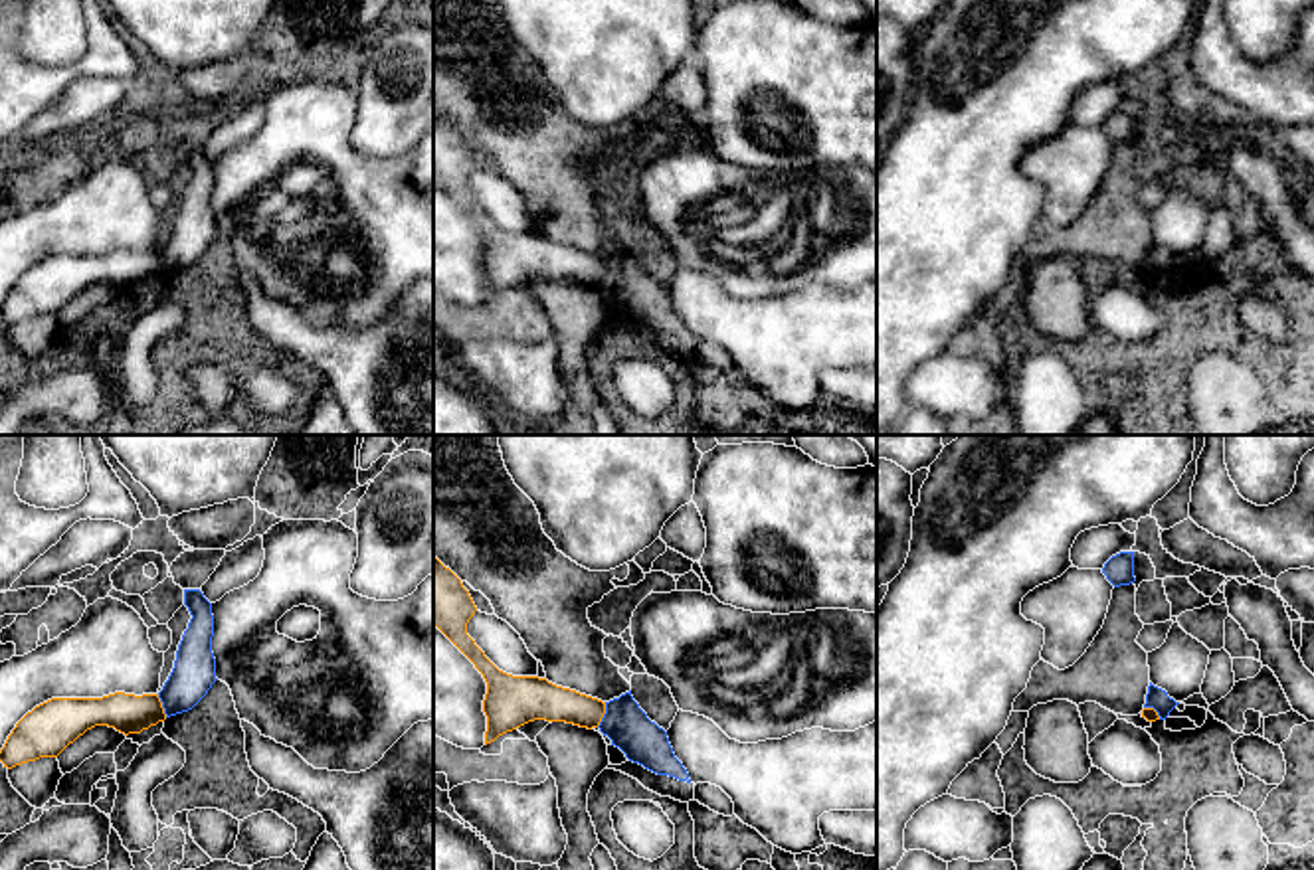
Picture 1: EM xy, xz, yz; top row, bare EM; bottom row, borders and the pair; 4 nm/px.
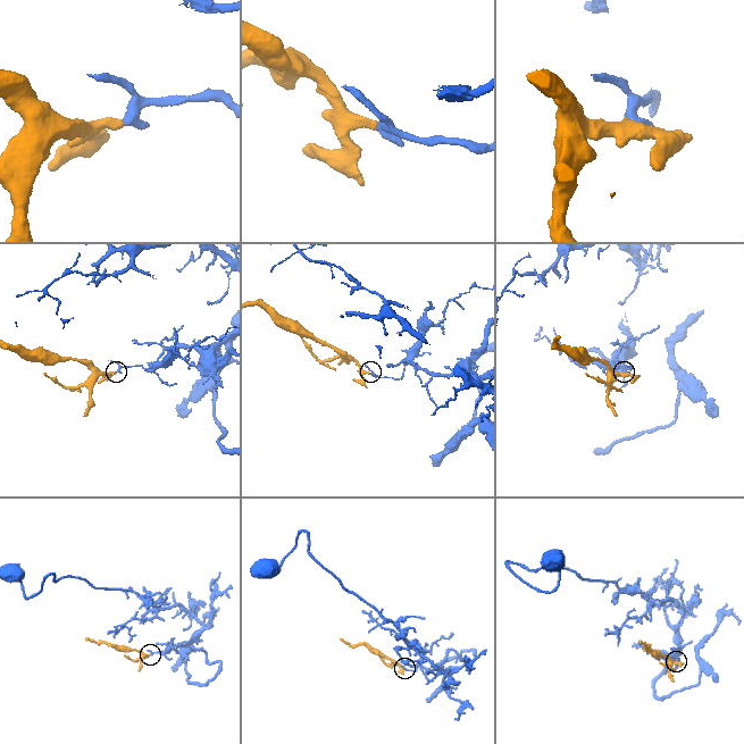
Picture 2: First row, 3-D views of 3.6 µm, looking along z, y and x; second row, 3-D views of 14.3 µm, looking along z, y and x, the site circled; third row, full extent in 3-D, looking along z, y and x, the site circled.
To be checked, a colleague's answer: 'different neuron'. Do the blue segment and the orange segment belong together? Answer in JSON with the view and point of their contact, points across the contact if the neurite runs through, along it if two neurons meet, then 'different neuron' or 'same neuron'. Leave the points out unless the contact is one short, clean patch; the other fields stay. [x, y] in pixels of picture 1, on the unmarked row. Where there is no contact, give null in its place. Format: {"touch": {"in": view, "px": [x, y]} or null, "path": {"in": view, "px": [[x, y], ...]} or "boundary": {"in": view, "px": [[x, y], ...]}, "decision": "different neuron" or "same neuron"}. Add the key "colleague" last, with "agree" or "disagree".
{"touch": {"in": "xz", "px": [604, 271]}, "boundary": {"in": "xz", "px": [[606, 260], [606, 269], [596, 283]]}, "decision": "different neuron", "colleague": "agree"}

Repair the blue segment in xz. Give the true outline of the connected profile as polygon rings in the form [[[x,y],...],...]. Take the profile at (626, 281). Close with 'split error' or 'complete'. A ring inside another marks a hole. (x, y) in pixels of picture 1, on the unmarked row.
[[[631,247],[606,259],[606,271],[598,285],[629,318],[657,332],[691,340],[687,326],[673,310],[667,289],[647,275]]]; complete

